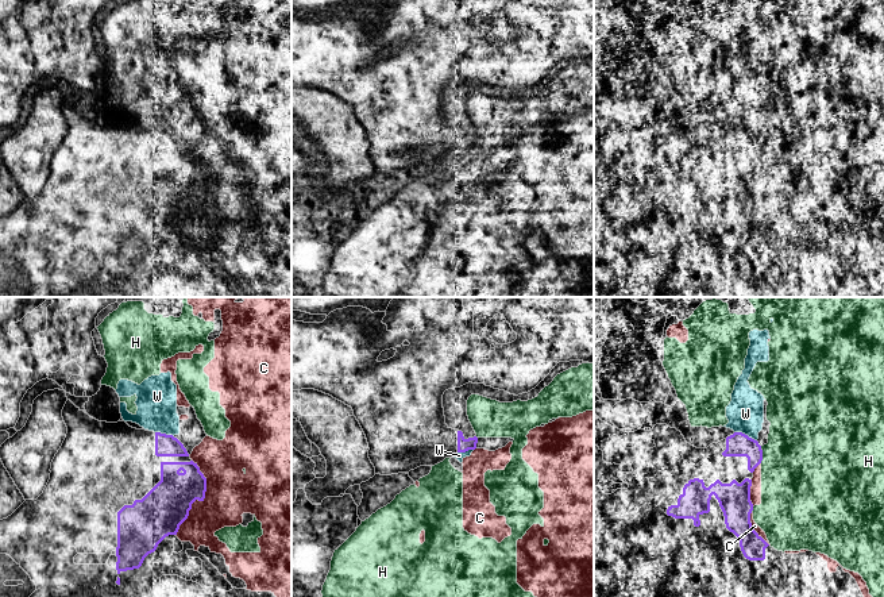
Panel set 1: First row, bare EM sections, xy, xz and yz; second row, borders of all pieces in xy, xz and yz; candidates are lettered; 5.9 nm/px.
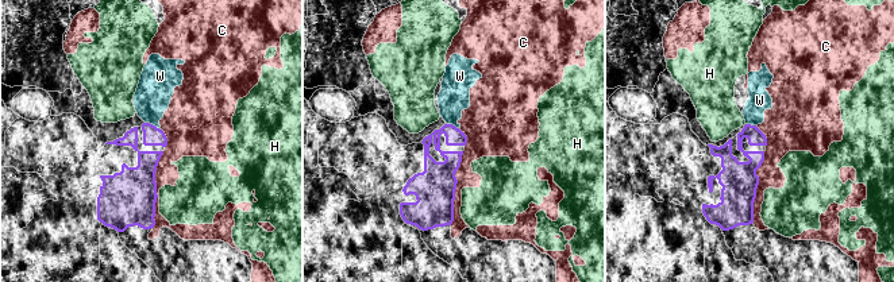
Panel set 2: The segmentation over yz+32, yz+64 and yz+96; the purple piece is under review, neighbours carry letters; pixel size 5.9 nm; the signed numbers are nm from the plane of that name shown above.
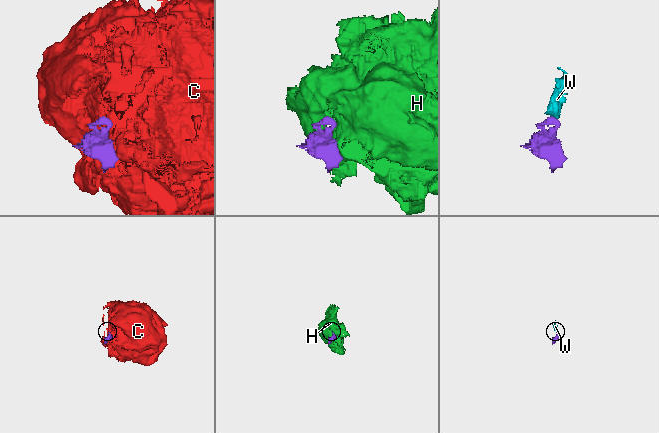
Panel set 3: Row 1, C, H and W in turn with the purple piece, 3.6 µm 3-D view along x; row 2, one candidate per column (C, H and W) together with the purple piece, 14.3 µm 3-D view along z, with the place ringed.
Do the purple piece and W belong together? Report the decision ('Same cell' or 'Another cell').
Another cell

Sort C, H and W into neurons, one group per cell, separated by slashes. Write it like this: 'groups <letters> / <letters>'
groups C H W

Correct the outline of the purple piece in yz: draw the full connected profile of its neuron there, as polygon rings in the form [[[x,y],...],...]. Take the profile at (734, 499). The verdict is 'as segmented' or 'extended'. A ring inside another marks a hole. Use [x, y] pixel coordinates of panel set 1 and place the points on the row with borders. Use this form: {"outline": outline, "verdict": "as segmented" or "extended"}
{"outline": [[[594,413],[594,597],[864,597],[856,579],[841,566],[835,573],[830,573],[827,562],[812,551],[777,551],[753,529],[750,486],[753,471],[761,461],[761,446],[742,432],[734,432],[707,448],[696,448],[686,442],[680,431],[667,424],[624,432]]], "verdict": "extended"}

